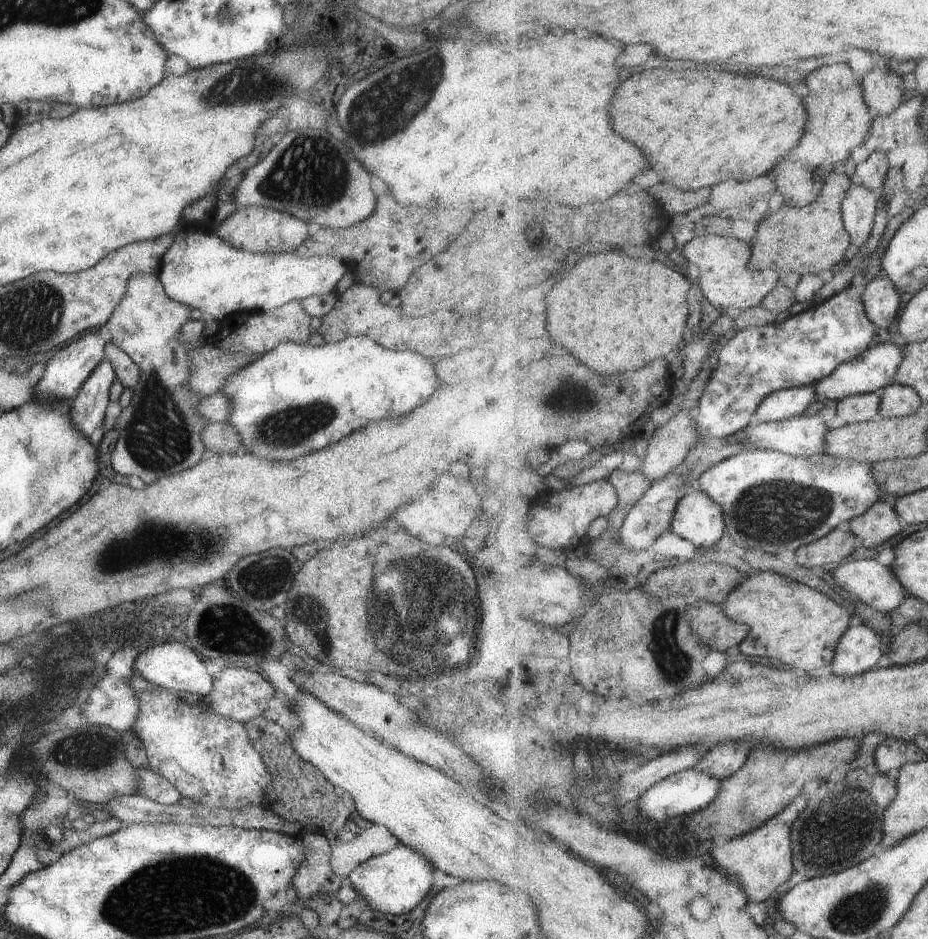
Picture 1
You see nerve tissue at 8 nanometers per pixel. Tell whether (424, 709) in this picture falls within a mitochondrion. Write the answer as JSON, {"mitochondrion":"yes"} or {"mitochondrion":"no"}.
{"mitochondrion":"no"}

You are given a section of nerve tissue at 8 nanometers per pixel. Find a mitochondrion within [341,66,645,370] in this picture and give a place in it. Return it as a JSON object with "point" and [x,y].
{"point":[372,116]}

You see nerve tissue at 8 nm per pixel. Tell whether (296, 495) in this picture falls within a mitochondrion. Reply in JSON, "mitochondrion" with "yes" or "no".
{"mitochondrion":"no"}

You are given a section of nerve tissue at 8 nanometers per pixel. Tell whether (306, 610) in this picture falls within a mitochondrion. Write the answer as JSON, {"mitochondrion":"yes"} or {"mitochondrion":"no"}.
{"mitochondrion":"yes"}

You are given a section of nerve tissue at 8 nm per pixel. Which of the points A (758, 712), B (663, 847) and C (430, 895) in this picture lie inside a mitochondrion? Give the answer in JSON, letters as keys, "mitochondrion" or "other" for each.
{"A":"other","B":"other","C":"other"}

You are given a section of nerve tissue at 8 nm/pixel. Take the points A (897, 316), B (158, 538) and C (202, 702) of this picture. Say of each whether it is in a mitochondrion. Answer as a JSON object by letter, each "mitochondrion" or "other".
{"A":"other","B":"mitochondrion","C":"other"}

